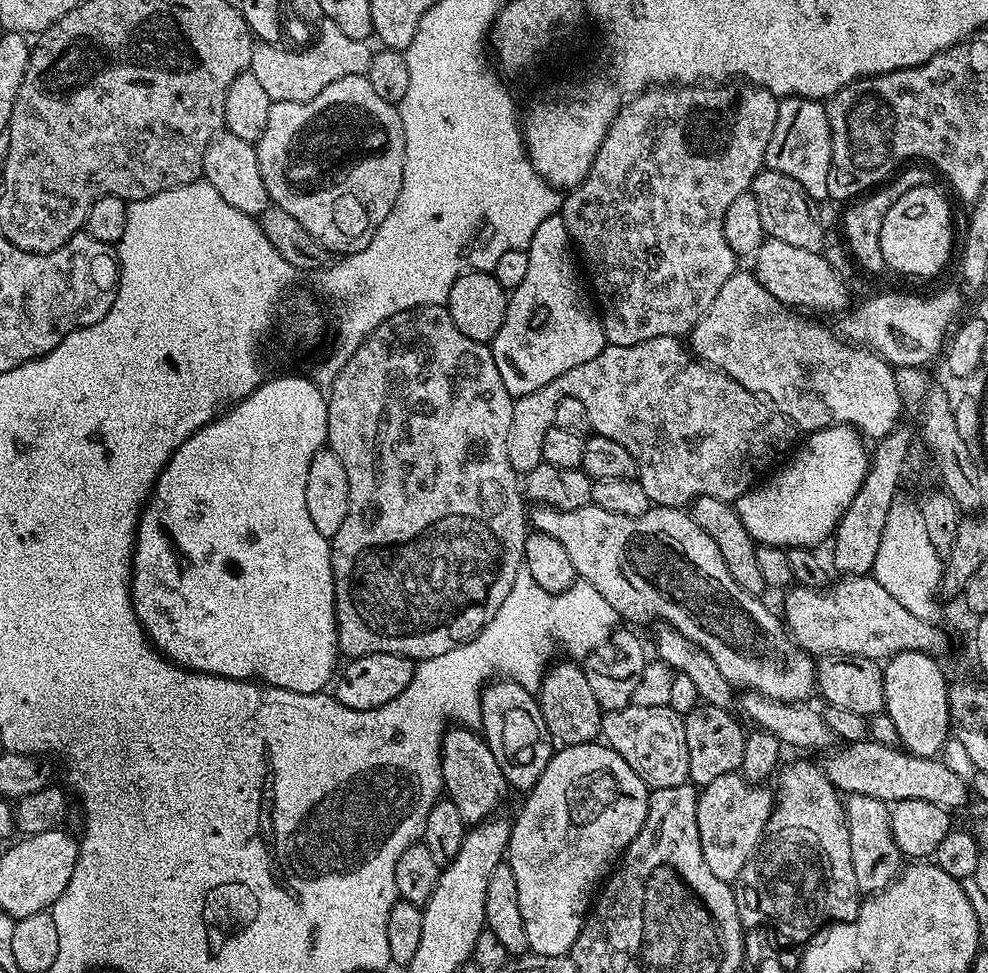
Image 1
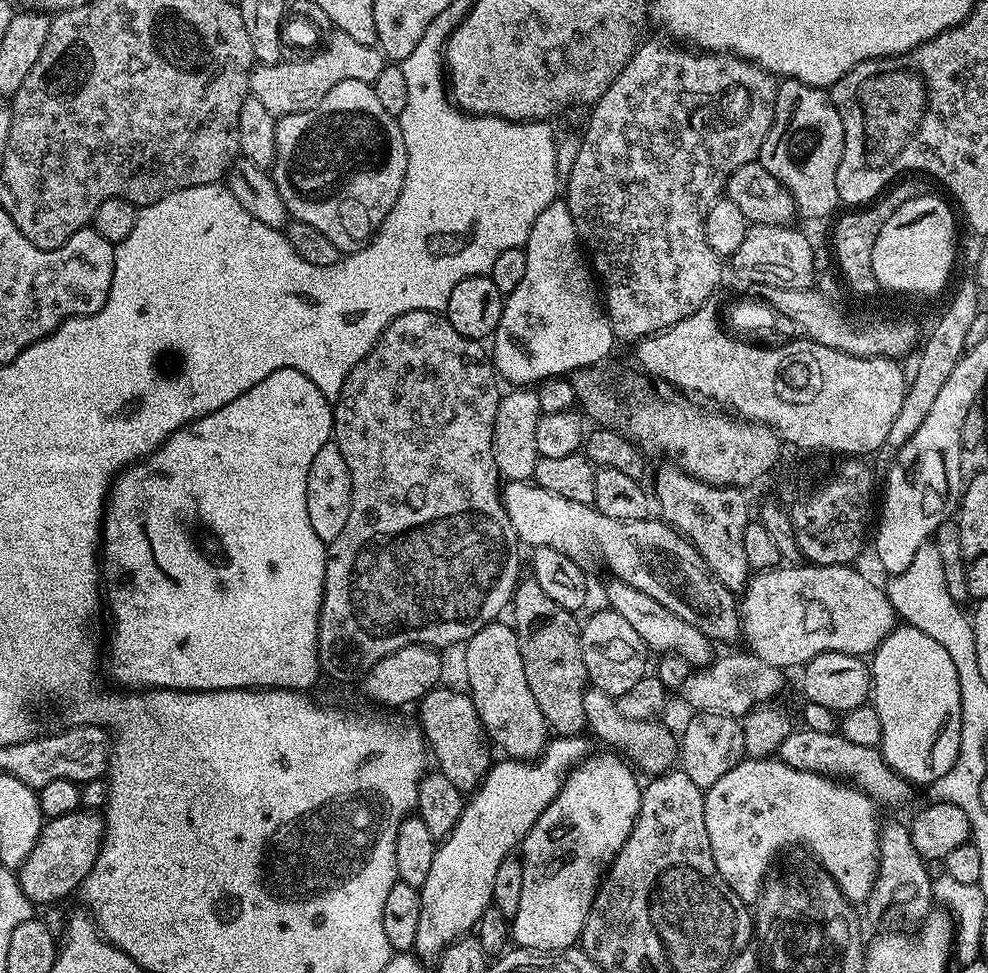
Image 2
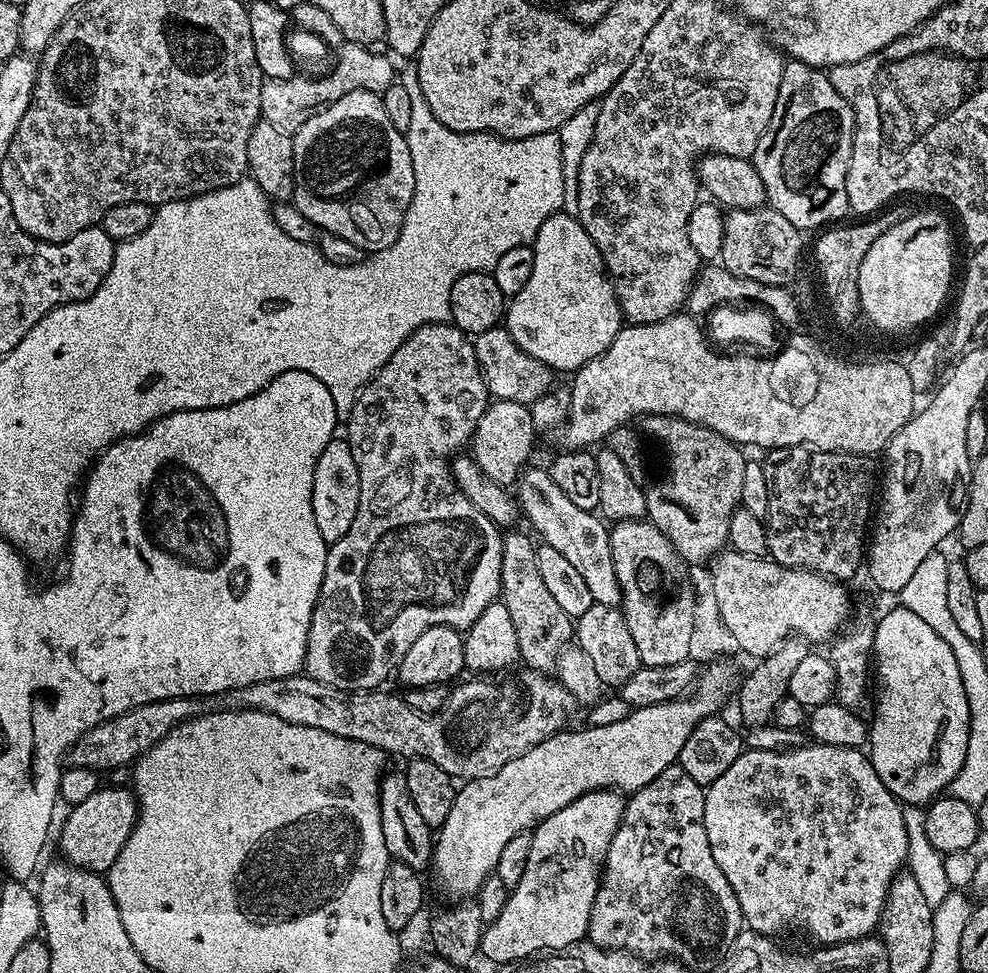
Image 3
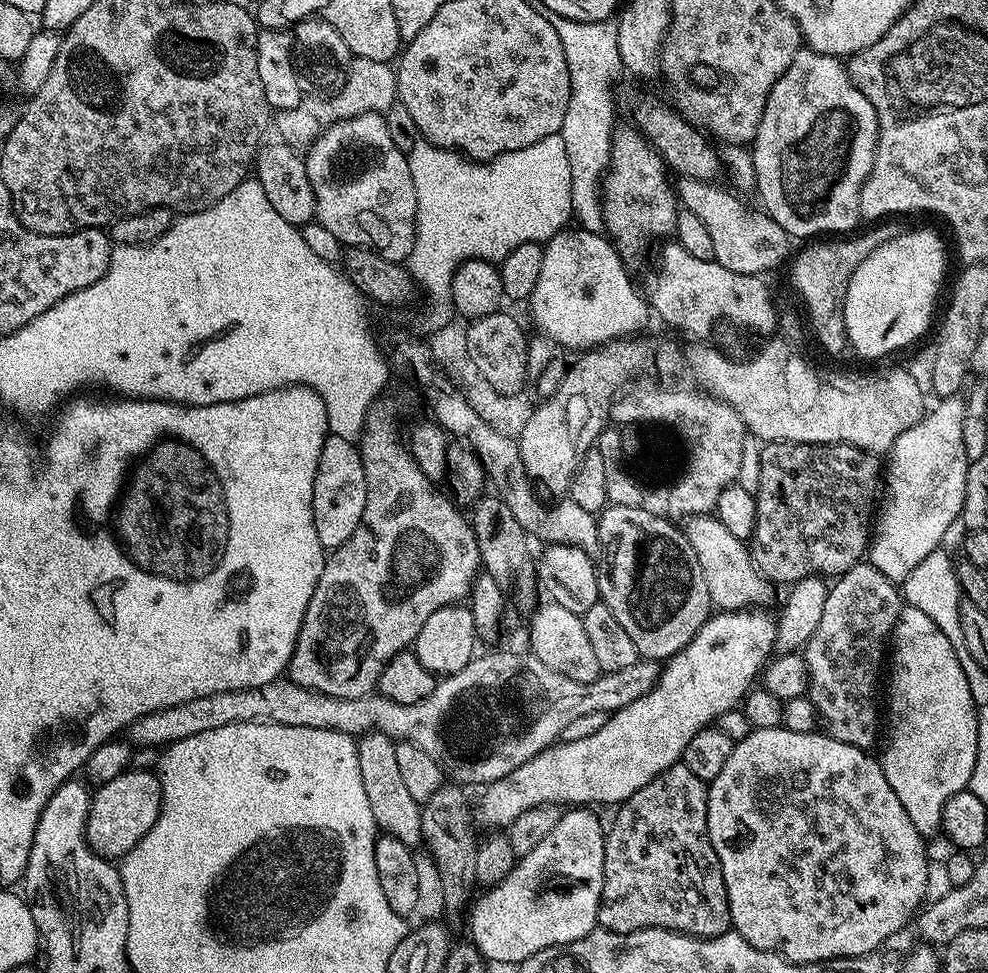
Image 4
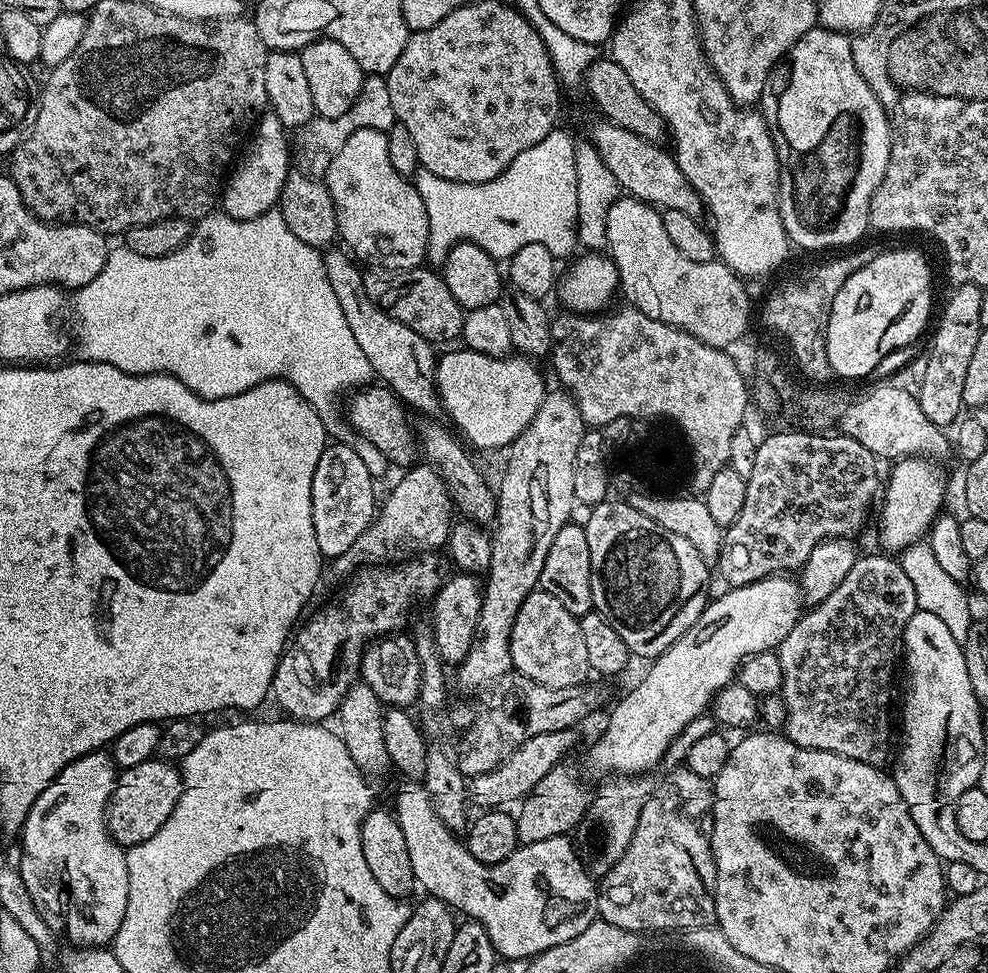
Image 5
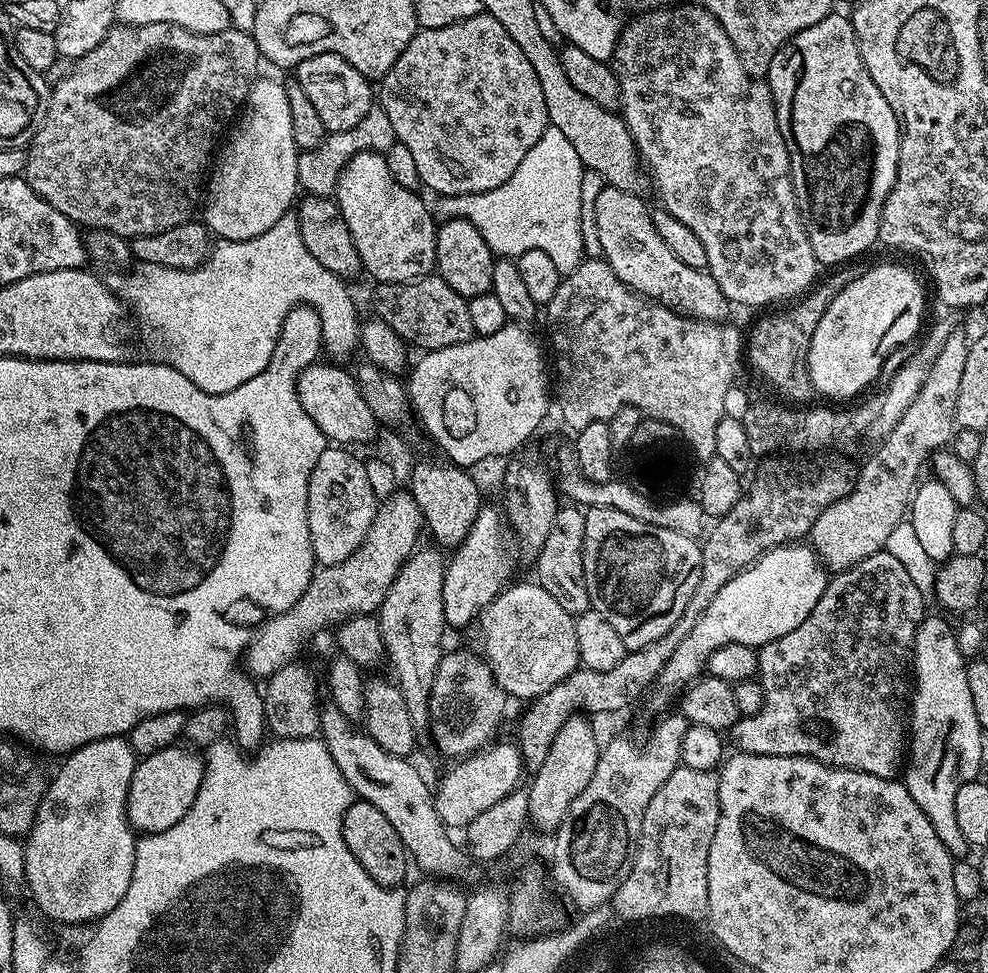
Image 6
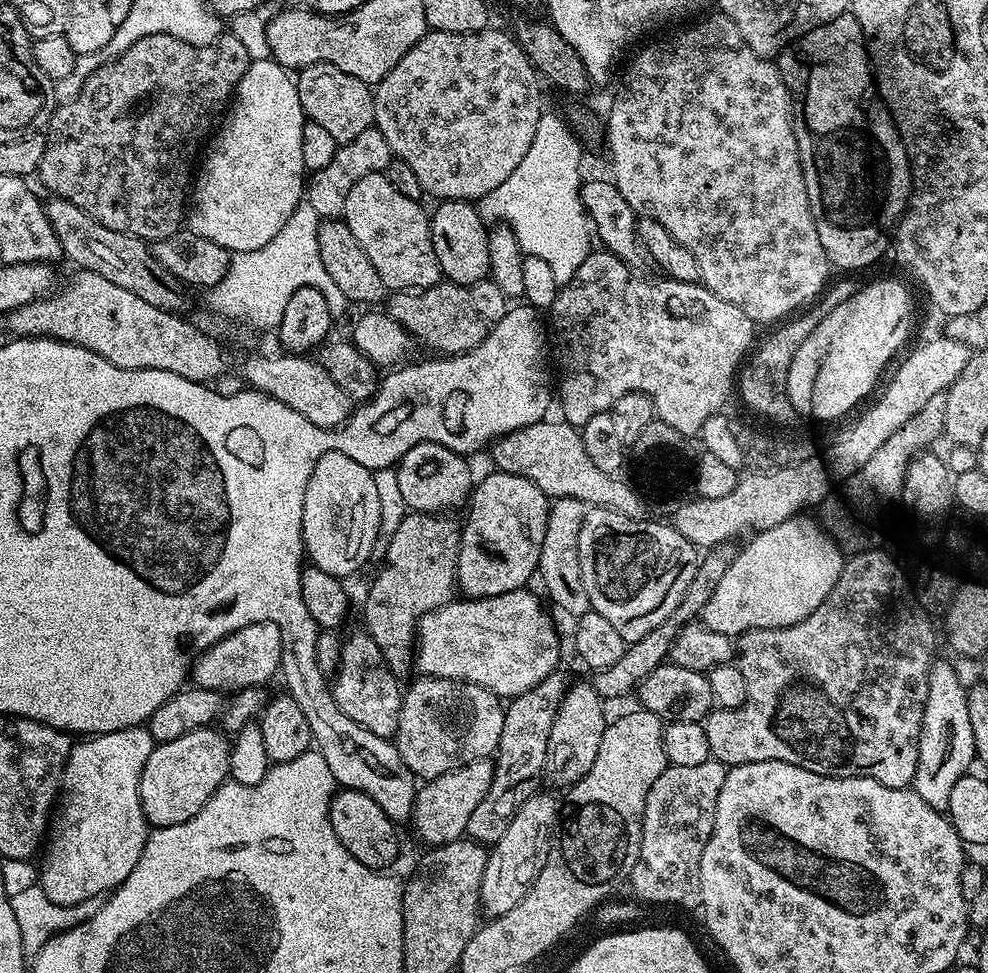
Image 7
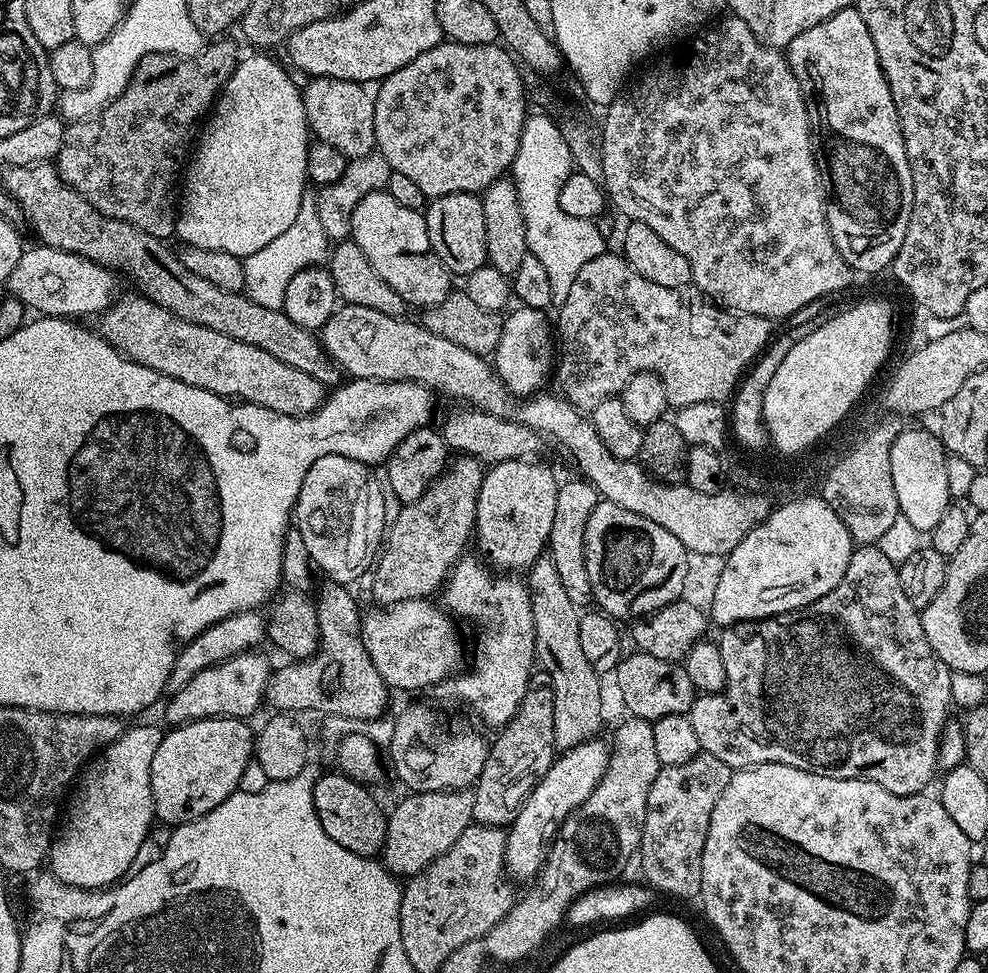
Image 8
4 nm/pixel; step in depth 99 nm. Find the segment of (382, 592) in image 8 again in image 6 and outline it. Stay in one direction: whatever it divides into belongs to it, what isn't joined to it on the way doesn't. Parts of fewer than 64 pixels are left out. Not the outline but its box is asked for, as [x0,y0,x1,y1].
[378,546,446,734]

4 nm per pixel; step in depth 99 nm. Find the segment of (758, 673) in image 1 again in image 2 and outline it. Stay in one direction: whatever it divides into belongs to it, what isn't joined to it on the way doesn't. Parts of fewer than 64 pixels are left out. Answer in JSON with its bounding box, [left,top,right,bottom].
[502,480,741,640]

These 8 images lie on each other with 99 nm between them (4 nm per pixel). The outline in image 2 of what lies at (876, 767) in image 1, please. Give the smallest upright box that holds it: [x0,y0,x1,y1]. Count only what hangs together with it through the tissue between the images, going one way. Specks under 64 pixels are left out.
[778,726,914,808]

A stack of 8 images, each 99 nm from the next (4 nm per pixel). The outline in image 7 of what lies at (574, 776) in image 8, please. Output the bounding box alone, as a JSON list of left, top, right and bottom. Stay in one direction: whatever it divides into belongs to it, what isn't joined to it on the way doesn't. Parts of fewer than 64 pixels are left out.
[480,790,558,917]

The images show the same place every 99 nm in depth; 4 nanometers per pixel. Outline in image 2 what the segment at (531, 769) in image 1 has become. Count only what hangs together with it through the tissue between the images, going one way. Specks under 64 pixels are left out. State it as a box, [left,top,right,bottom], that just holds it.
[463,623,550,762]

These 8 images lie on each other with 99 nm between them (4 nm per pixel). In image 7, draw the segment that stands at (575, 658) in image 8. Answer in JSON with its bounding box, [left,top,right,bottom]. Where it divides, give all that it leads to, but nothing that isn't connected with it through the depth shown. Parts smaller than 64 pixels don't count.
[547,683,610,786]

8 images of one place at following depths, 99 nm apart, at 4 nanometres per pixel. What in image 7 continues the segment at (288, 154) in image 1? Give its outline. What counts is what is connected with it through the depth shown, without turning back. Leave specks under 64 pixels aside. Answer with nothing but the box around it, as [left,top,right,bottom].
[343,172,441,290]

